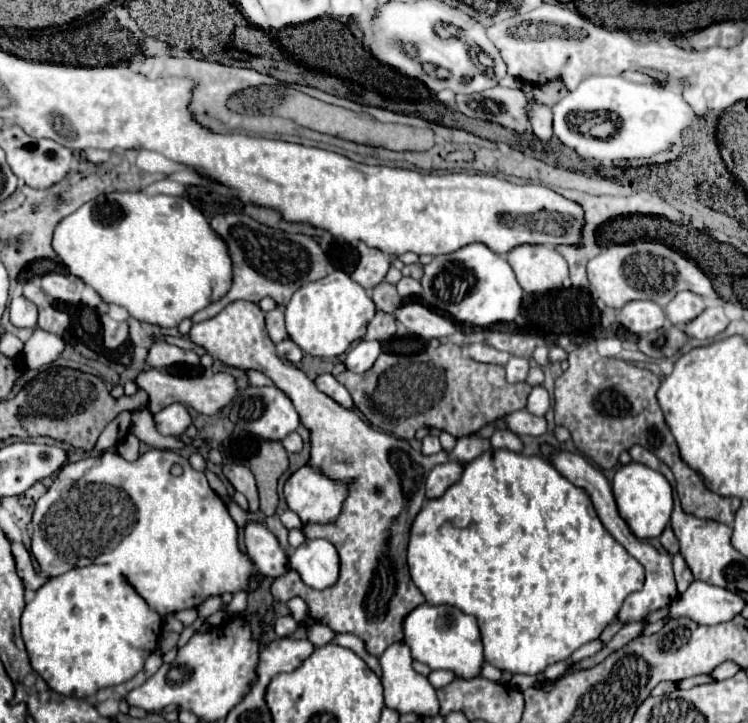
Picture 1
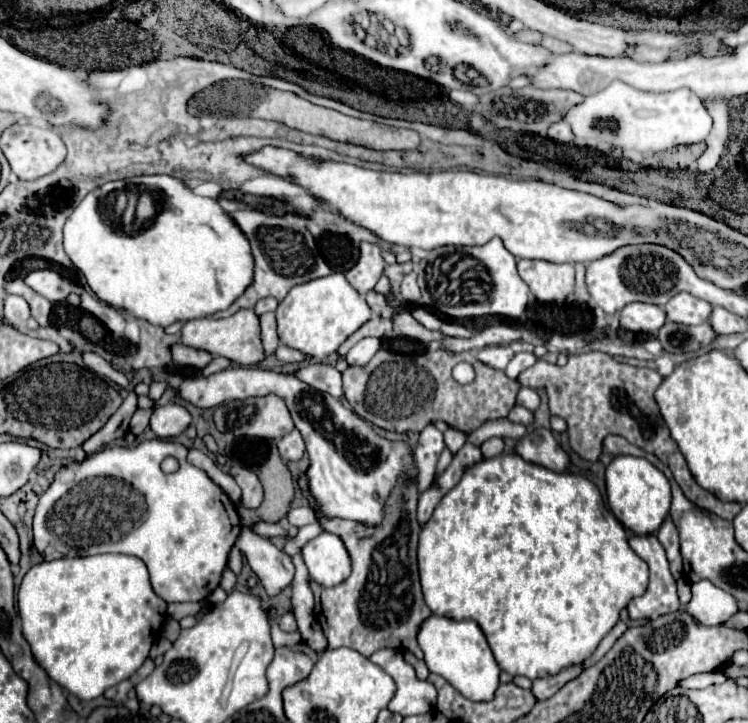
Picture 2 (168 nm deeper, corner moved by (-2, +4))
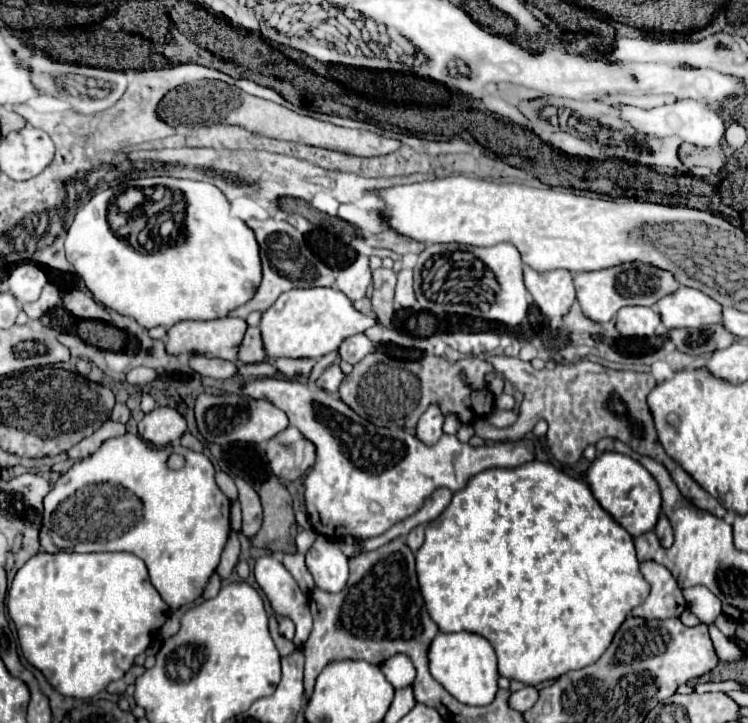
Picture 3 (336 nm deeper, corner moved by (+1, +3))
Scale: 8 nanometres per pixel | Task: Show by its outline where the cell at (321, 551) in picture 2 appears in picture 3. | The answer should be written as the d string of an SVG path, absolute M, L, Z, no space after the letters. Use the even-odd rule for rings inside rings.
M318 536L306 554L306 566L320 590L340 592L348 580L348 558L338 542Z

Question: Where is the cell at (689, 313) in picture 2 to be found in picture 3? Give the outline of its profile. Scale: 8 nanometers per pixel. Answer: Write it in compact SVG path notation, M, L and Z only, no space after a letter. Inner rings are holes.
M680 286L656 302L660 318L668 330L700 328L722 322L722 306L700 290Z

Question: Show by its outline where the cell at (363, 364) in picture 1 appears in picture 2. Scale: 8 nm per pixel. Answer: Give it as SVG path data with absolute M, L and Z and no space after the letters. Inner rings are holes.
M365 337L345 355L345 359L349 365L367 365L379 349L381 349L381 343L375 337Z

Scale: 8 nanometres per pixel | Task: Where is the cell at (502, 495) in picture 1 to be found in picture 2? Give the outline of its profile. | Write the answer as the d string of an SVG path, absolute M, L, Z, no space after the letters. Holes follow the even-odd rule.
M501 453L491 459L483 459L469 467L461 481L441 499L441 503L435 507L431 519L423 525L419 535L419 547L417 547L417 561L419 561L419 577L421 587L425 595L425 603L435 615L447 615L451 619L473 619L483 629L489 647L495 655L497 665L501 671L507 671L509 675L525 675L529 679L547 677L559 673L563 667L581 663L593 655L601 639L613 629L613 625L619 621L621 609L633 599L645 593L649 583L649 567L647 563L629 547L627 533L623 525L615 519L611 511L607 511L601 493L597 487L587 481L581 475L575 473L555 473L543 465L535 465L525 461L517 453Z

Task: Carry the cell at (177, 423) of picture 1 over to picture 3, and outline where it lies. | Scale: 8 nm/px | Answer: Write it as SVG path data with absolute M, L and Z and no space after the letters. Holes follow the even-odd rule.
M158 406L152 412L148 412L138 424L138 434L154 446L166 446L174 440L180 440L184 432L186 420L174 408Z

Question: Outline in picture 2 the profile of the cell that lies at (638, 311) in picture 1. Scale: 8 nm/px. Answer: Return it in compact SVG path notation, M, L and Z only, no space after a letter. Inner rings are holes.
M629 303L621 311L621 327L639 333L657 333L665 323L665 311L653 303Z

